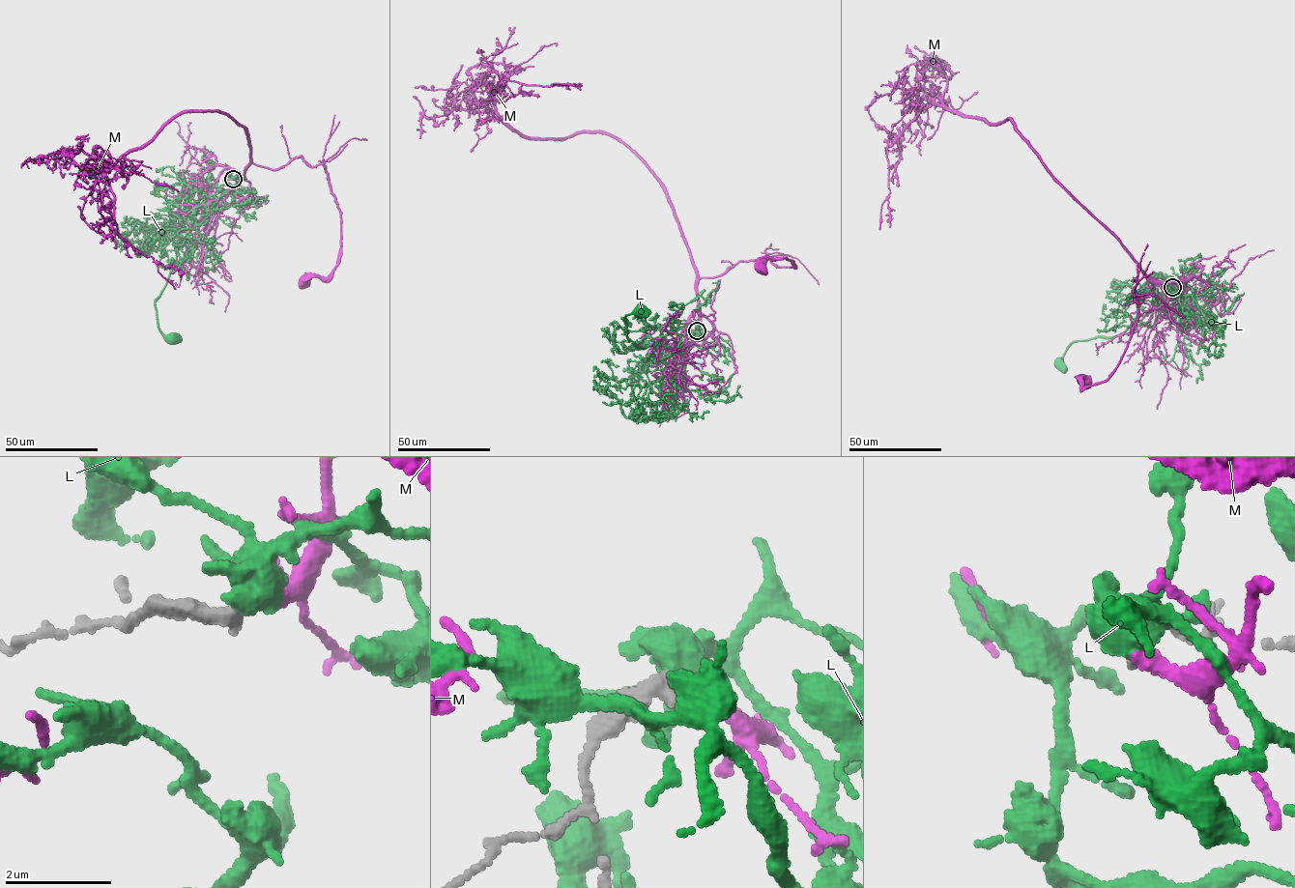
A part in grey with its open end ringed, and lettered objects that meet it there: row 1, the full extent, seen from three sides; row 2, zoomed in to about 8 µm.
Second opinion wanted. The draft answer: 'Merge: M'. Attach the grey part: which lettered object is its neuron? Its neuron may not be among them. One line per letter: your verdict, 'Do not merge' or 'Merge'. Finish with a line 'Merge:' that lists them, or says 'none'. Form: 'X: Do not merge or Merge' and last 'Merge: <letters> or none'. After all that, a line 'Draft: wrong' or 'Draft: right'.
L: Do not merge
M: Merge
Merge: M
Draft: right

